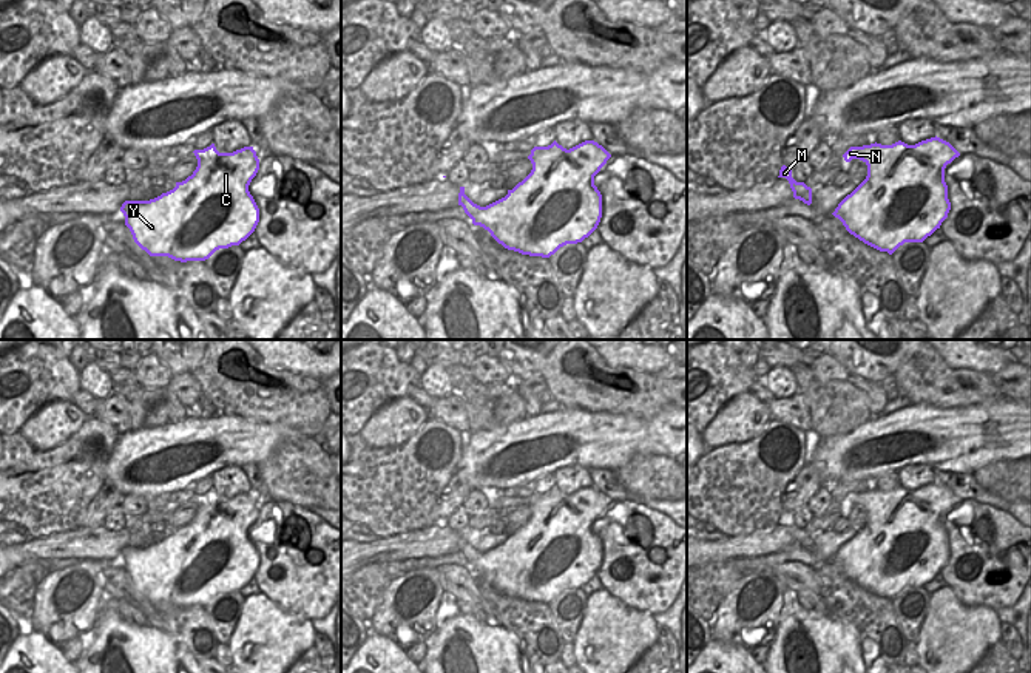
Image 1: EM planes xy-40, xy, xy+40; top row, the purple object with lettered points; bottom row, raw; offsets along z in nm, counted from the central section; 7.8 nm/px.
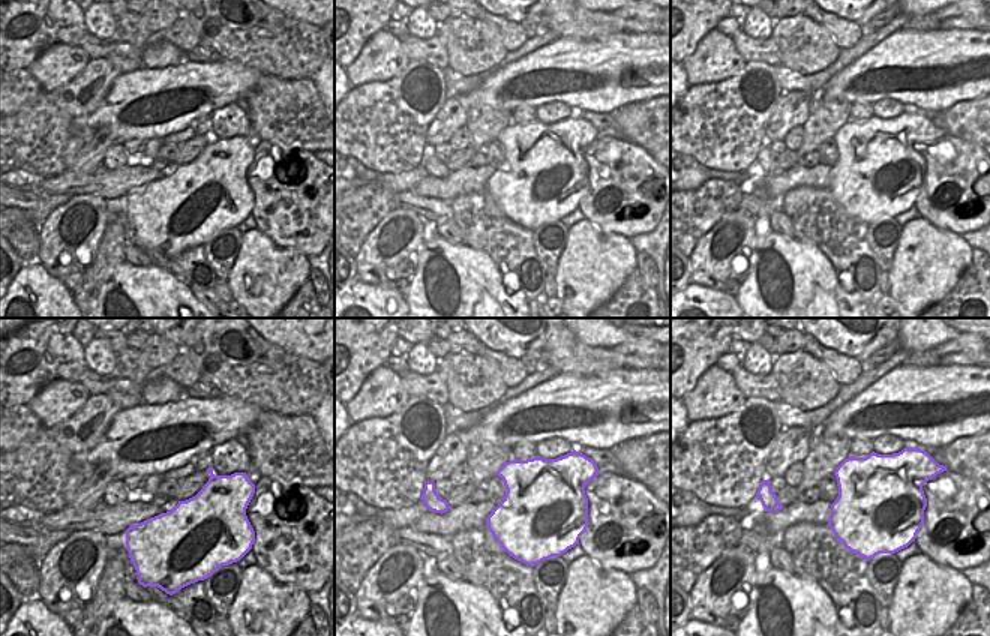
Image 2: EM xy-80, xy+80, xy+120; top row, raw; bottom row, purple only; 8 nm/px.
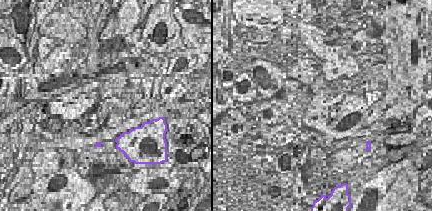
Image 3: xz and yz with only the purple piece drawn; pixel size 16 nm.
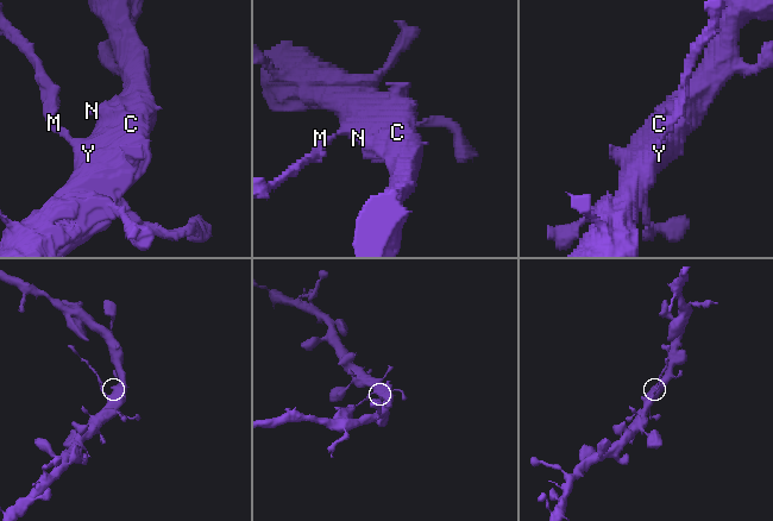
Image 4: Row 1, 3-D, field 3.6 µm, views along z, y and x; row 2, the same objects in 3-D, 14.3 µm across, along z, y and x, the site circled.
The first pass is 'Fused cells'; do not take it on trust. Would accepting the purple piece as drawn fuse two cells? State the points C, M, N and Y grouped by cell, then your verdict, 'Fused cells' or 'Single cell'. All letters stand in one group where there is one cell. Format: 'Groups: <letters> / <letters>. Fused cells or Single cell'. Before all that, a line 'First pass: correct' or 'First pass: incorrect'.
First pass: correct
Groups: C N Y / M. Fused cells

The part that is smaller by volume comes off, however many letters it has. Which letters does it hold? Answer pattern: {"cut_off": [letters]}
{"cut_off": ["M"]}

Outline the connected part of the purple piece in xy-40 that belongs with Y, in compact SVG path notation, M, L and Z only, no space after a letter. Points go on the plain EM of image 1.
M211 489L193 499L196 516L173 536L120 553L134 588L150 602L205 607L219 594L239 591L259 568L248 537L259 516L253 492L219 499Z

